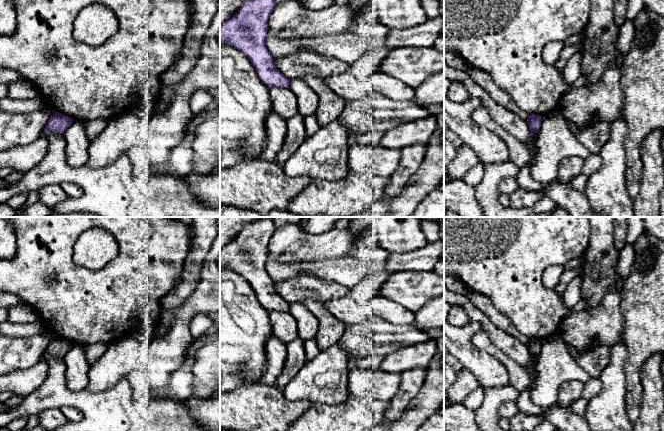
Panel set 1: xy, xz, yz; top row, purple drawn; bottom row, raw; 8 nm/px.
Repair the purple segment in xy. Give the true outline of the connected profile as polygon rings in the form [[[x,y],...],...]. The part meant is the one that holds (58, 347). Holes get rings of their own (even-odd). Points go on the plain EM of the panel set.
[[[56,336],[48,344],[47,349],[44,352],[43,361],[45,361],[45,358],[49,355],[64,358],[65,354],[73,347],[73,345],[74,344],[71,341]]]

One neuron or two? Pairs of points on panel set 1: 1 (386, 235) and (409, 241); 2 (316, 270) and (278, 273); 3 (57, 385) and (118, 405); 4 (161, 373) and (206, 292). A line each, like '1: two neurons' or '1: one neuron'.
1: one neuron
2: one neuron
3: one neuron
4: one neuron

